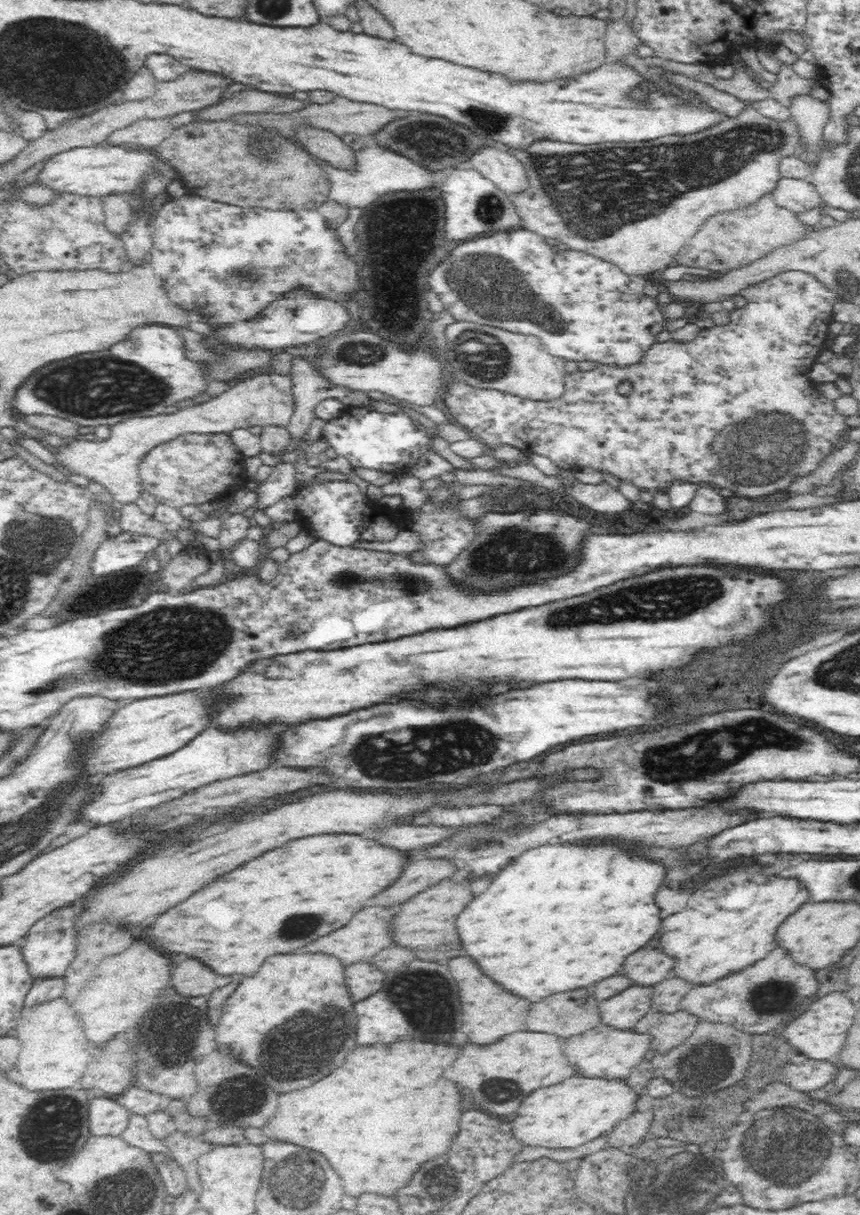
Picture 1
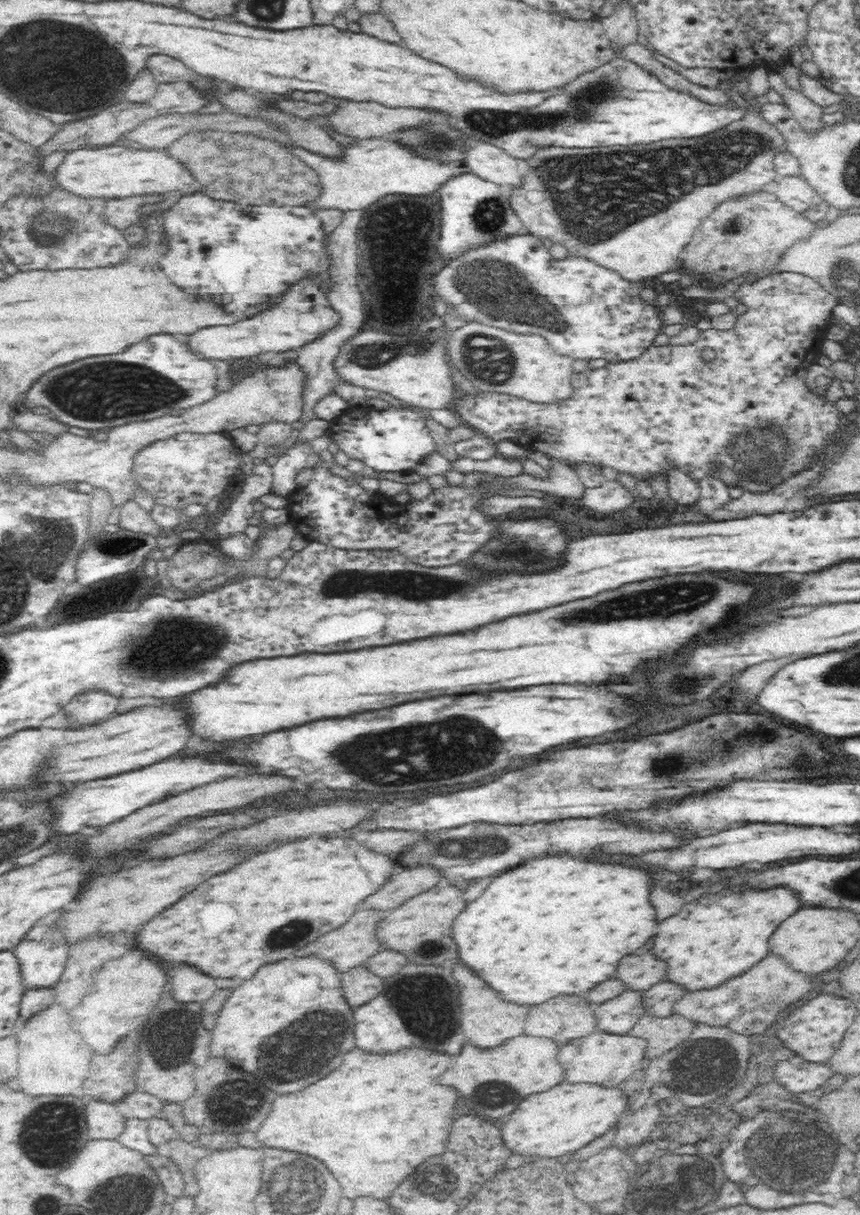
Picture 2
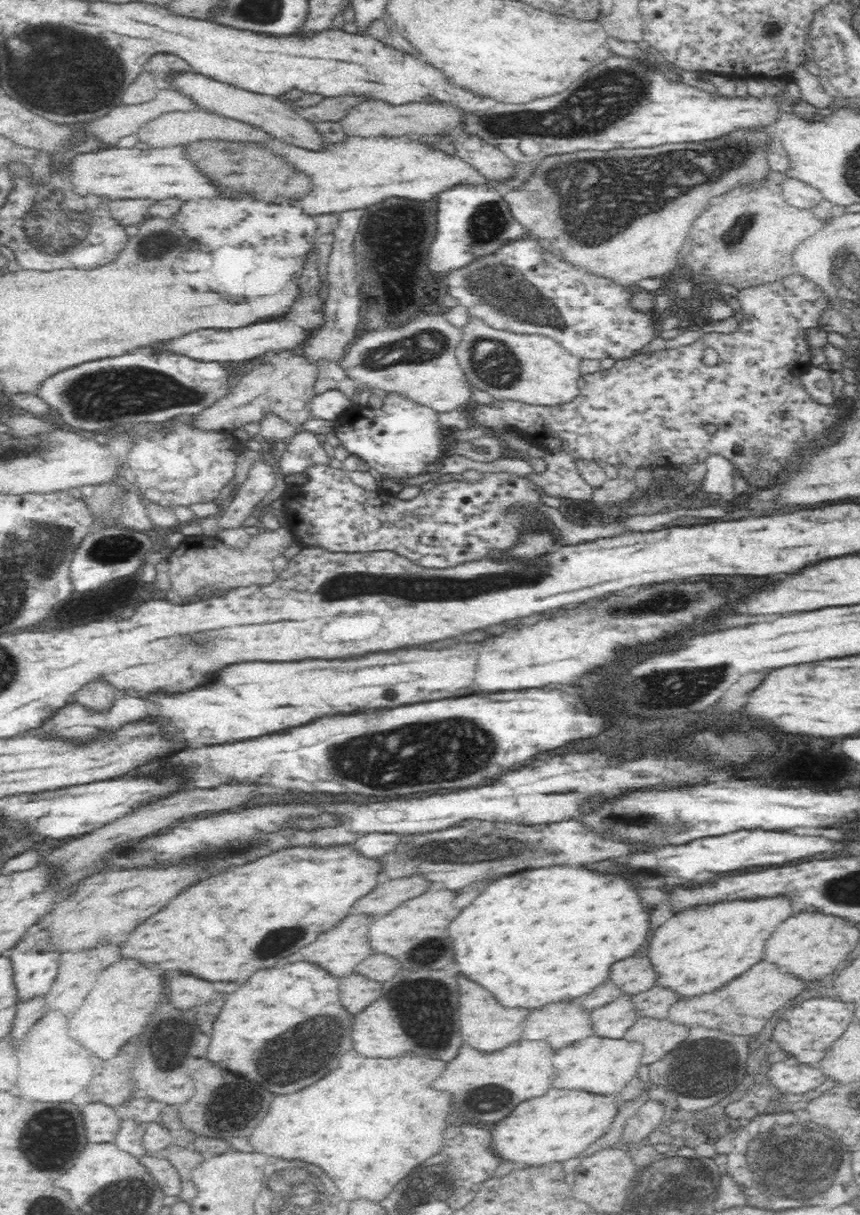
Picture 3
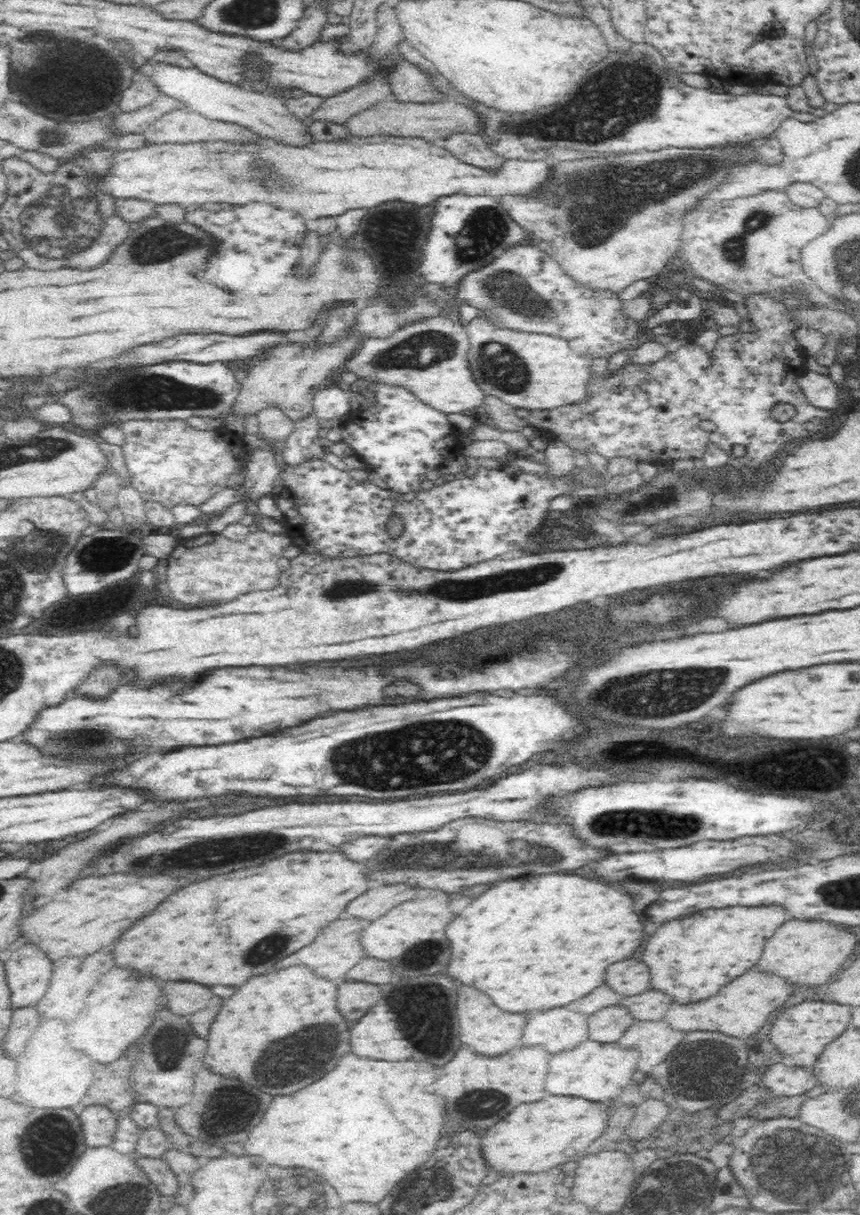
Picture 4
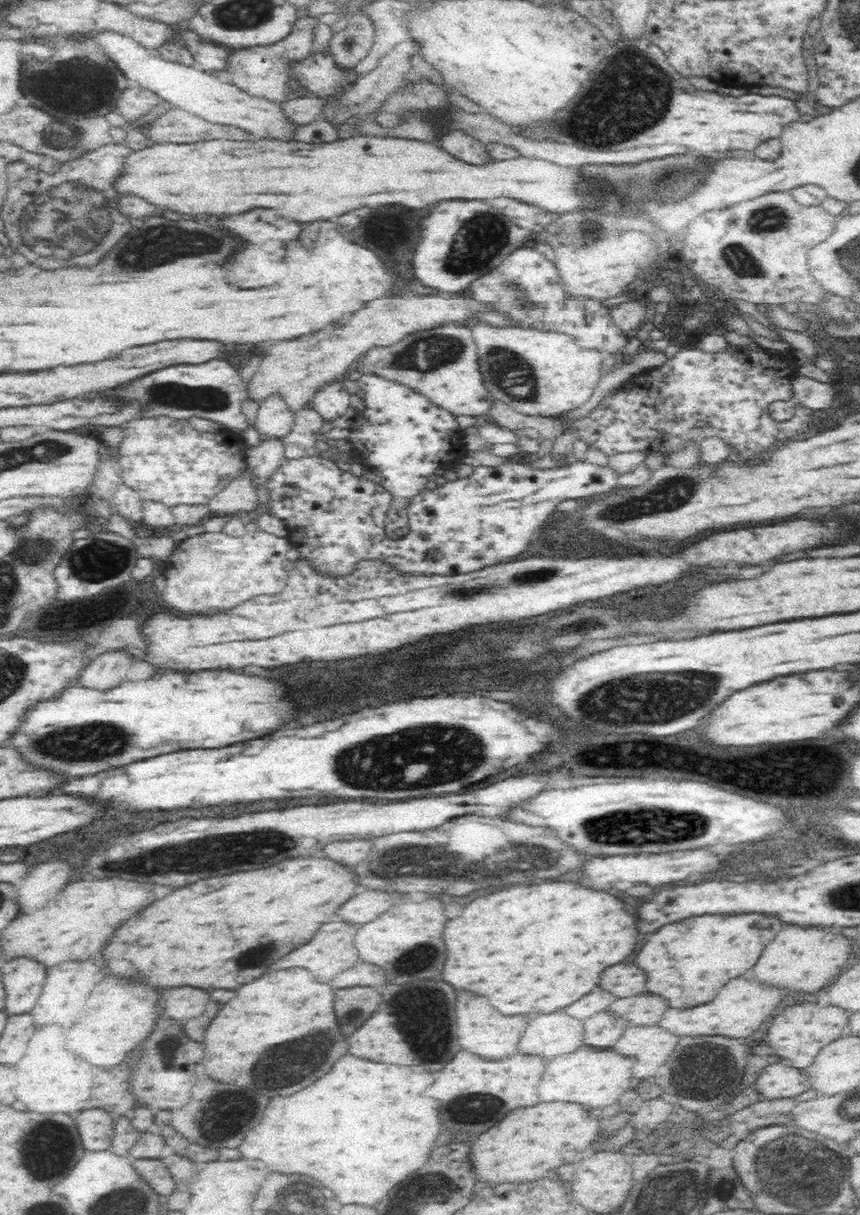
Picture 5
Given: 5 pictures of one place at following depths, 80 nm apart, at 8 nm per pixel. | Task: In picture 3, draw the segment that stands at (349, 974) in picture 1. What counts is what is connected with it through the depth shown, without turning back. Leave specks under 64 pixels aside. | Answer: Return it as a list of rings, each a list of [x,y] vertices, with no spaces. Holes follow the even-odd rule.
[[[346,976],[340,980],[340,1002],[350,1014],[358,1014],[382,996],[382,983],[364,980],[362,976]]]

